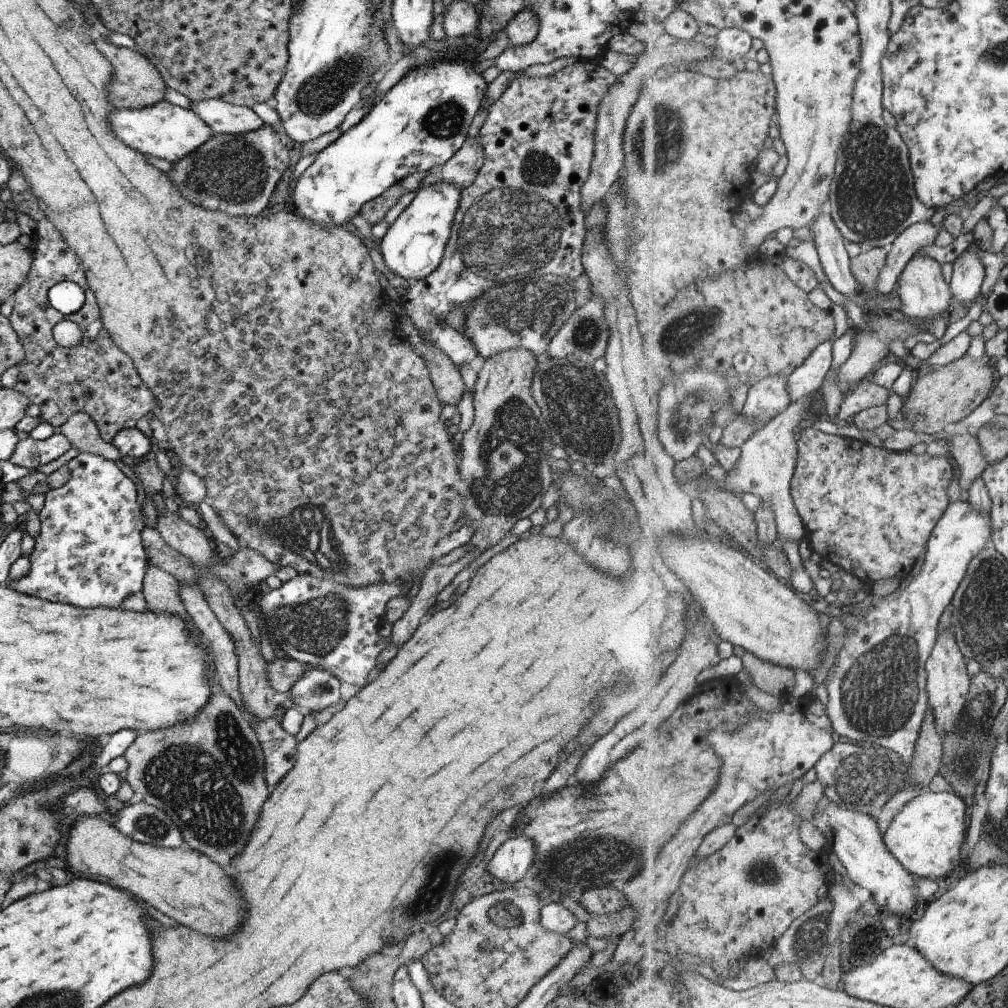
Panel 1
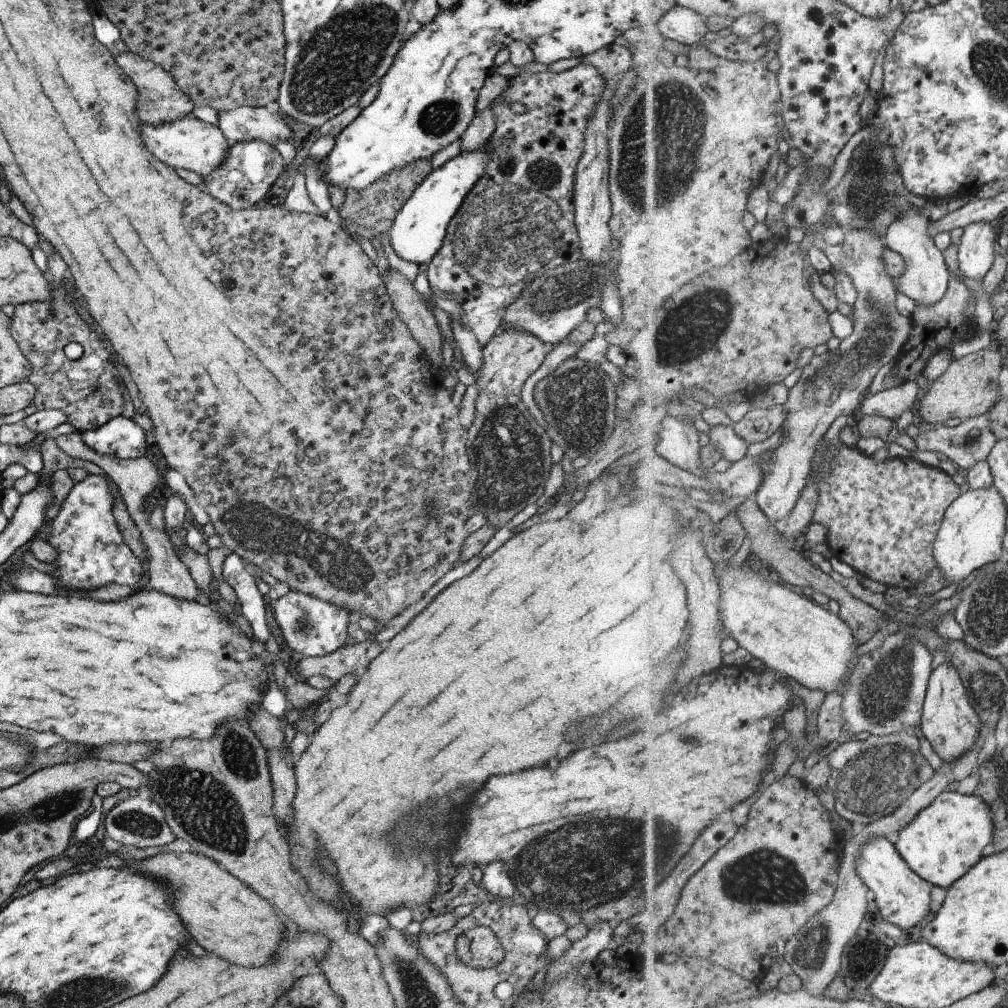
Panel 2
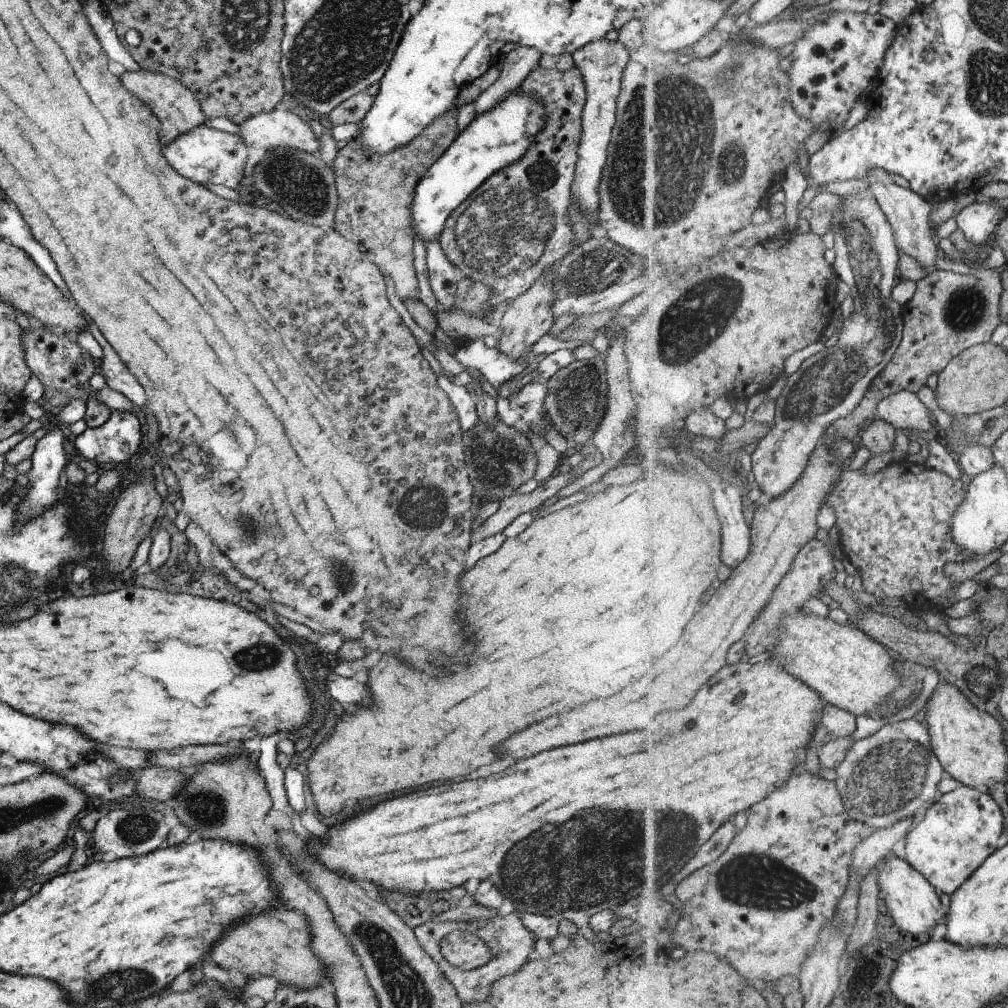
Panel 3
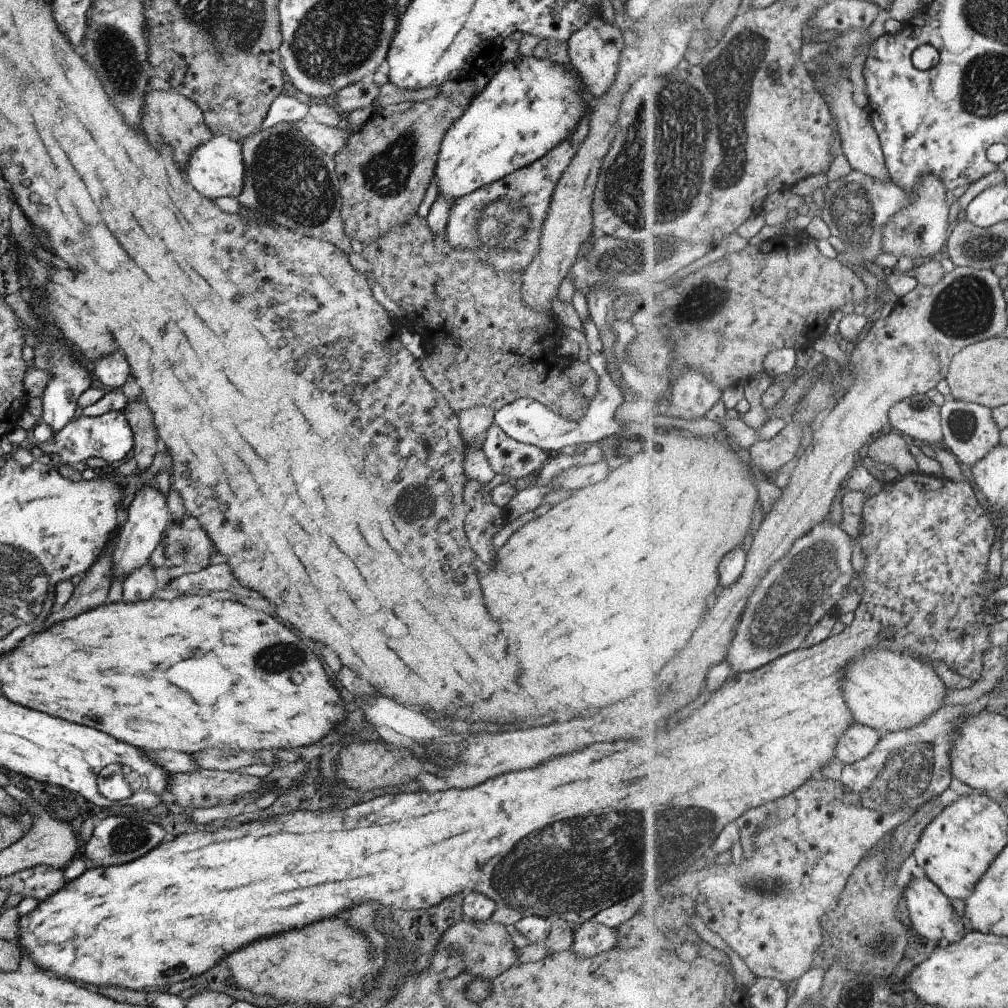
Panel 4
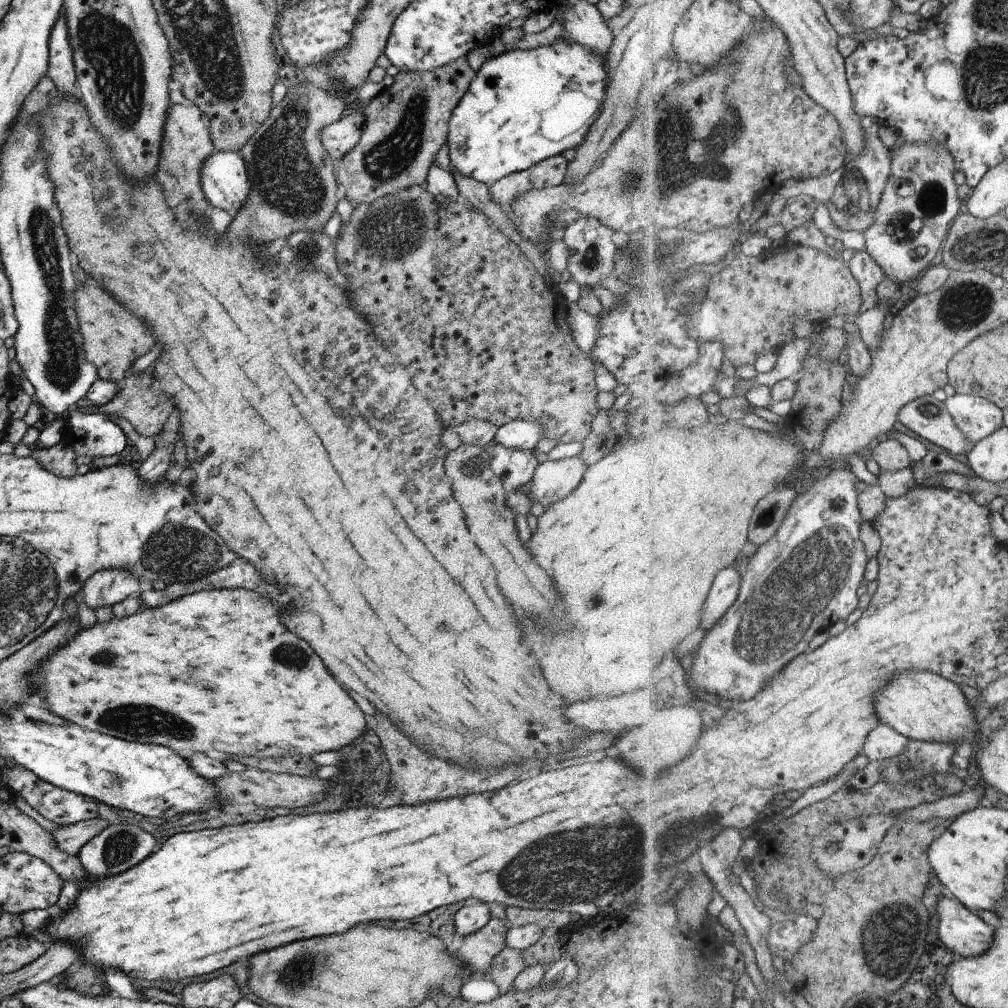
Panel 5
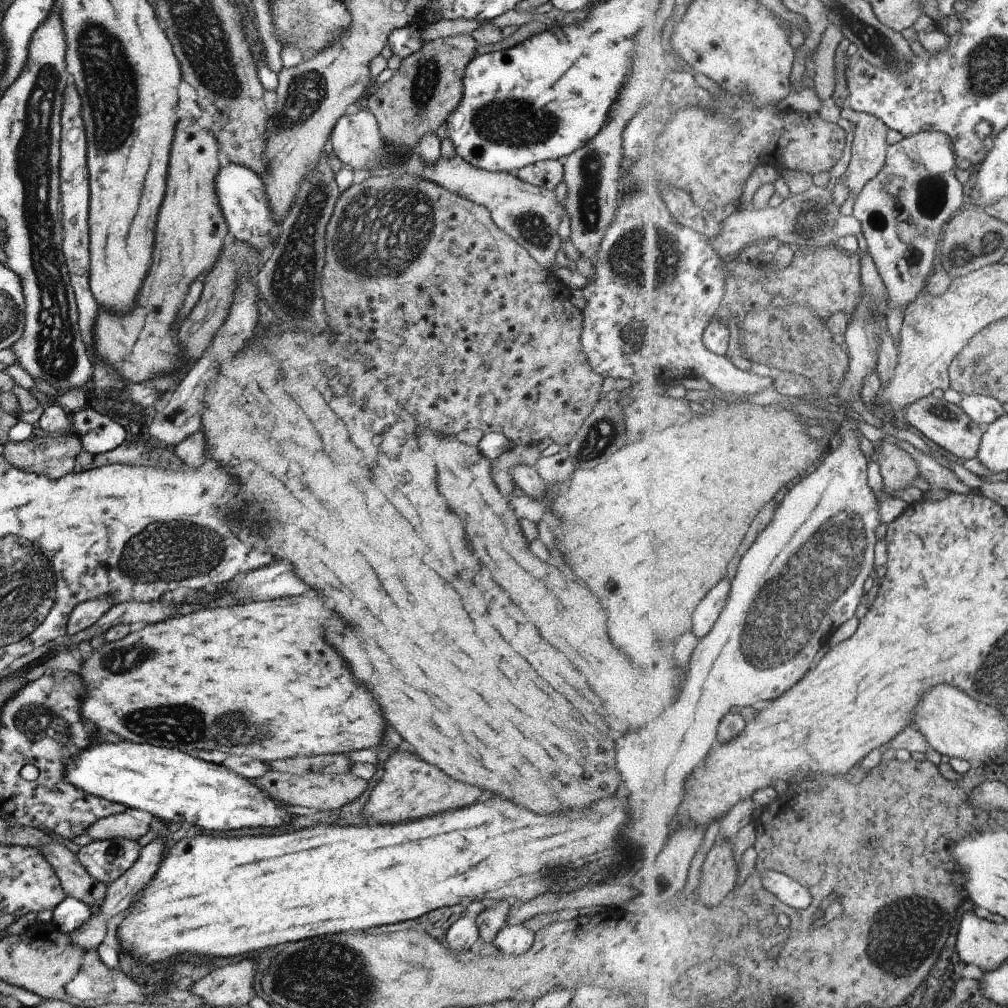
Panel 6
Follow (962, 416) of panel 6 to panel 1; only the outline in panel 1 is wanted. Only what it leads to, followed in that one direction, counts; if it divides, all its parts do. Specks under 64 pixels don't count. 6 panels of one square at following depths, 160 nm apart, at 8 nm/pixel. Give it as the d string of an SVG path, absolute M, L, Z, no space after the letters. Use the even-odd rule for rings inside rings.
M874 380L861 381L855 389L845 394L838 422L843 423L861 411L887 404L891 393L891 390L878 385Z

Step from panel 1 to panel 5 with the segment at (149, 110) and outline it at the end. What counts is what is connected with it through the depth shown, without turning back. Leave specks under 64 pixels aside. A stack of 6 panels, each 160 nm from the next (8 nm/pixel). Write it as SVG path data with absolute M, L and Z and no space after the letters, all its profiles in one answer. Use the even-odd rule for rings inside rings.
M213 152L200 169L200 187L210 207L226 210L233 218L249 194L243 159L237 152Z

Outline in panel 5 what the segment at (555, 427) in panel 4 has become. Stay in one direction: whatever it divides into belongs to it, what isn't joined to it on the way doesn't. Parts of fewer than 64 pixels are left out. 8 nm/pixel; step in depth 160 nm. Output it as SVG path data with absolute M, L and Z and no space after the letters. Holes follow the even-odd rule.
M515 419L500 426L493 435L493 442L510 450L535 448L537 441L543 438L544 427L535 421Z

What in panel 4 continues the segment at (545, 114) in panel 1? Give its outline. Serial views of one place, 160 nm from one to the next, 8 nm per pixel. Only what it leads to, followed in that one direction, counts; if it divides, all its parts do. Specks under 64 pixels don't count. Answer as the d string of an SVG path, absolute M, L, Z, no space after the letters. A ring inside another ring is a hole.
M570 136L554 146L545 156L529 163L526 167L517 169L511 174L451 202L444 228L450 247L471 249L476 252L476 257L479 260L492 264L496 269L500 271L519 271L521 274L524 266L532 259L533 255L536 255L540 228L553 187L577 150L577 146L571 146L569 141Z

